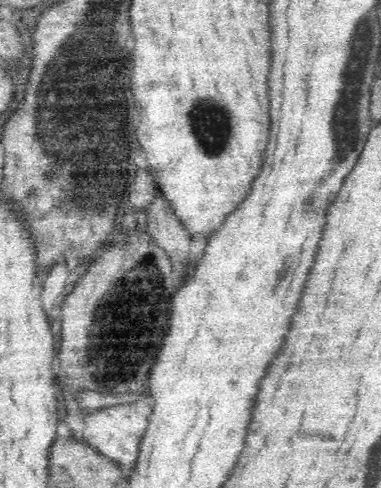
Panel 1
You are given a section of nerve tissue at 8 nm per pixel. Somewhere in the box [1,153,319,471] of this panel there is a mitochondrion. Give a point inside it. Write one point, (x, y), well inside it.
(112, 368)

